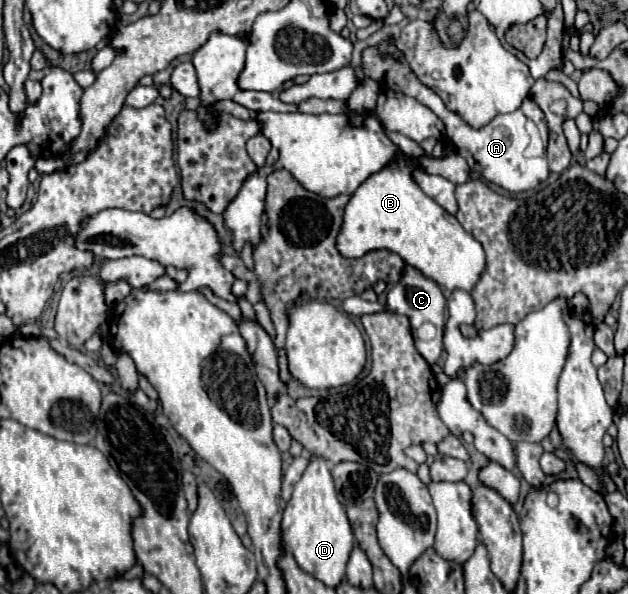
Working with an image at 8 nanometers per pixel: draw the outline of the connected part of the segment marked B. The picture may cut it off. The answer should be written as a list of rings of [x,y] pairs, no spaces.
[[[396,161],[364,181],[346,205],[344,225],[338,235],[338,251],[344,257],[362,257],[372,249],[398,253],[408,265],[420,269],[440,287],[470,291],[486,265],[486,253],[454,215],[430,199],[412,179],[412,165]]]

